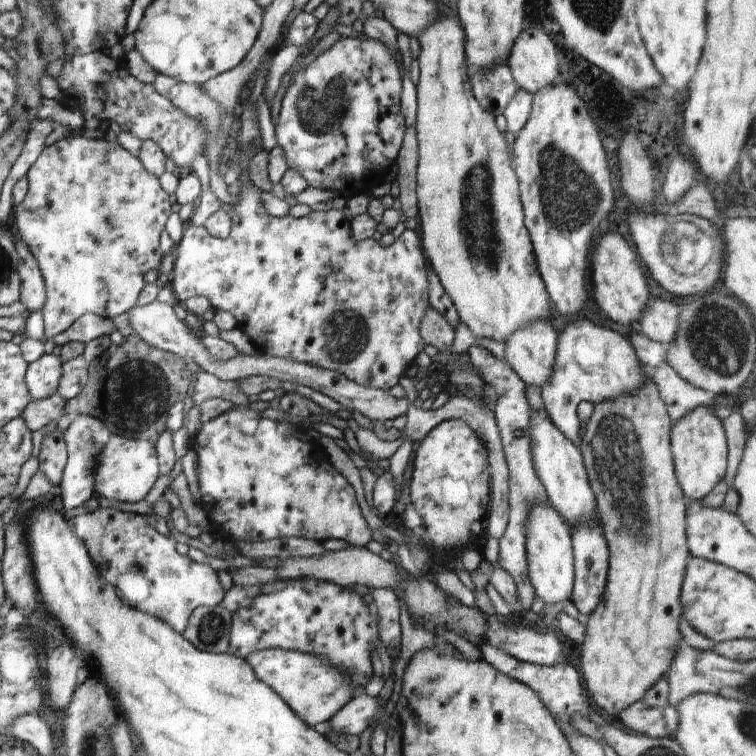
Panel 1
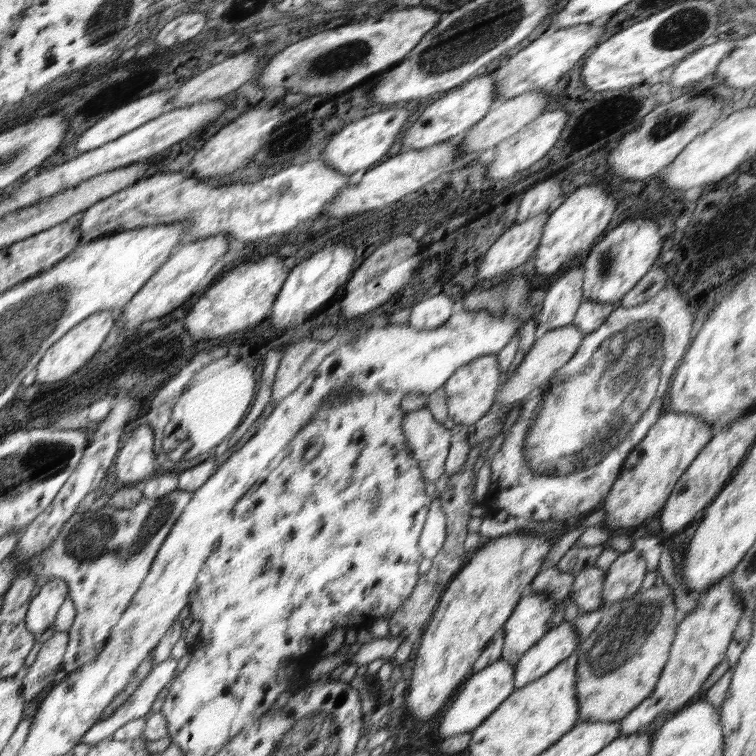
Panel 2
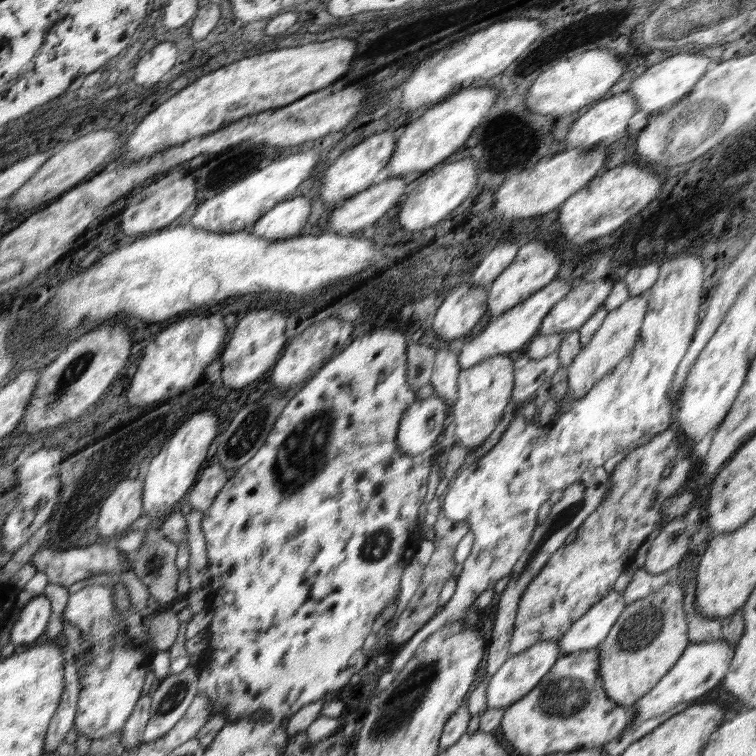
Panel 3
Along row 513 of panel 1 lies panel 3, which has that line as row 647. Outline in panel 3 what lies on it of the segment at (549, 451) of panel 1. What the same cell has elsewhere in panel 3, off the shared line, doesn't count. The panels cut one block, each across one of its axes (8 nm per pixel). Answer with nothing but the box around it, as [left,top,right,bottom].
[558,591,624,654]

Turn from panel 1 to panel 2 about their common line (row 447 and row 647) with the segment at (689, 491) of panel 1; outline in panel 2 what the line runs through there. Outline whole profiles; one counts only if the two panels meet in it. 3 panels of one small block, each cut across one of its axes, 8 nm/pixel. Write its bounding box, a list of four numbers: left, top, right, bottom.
[619,572,743,735]

